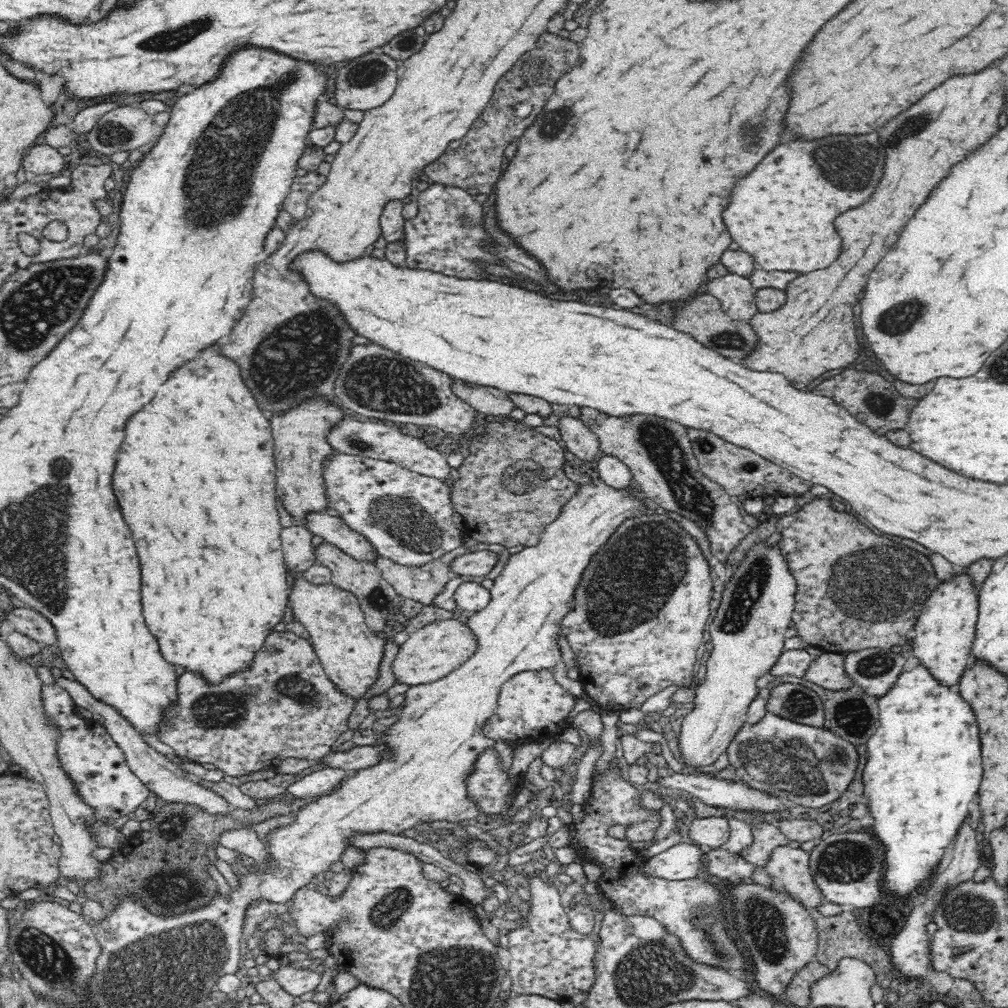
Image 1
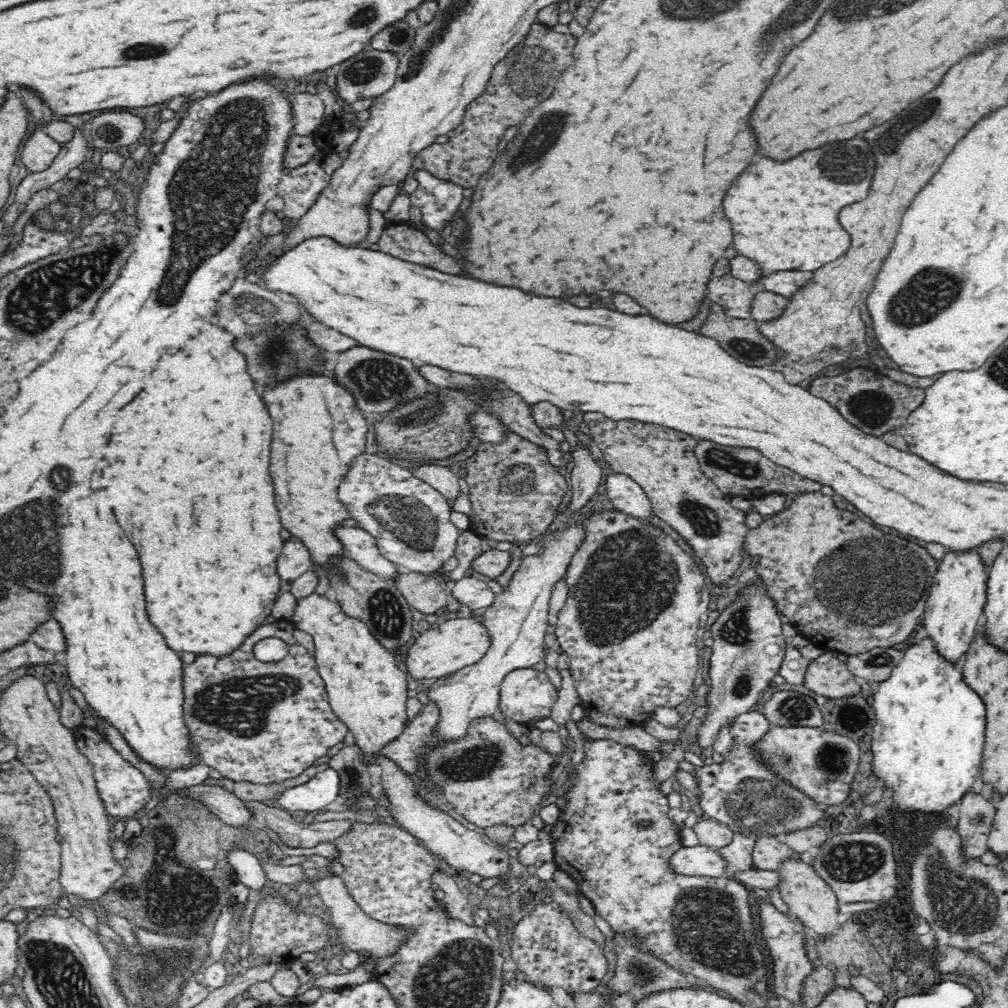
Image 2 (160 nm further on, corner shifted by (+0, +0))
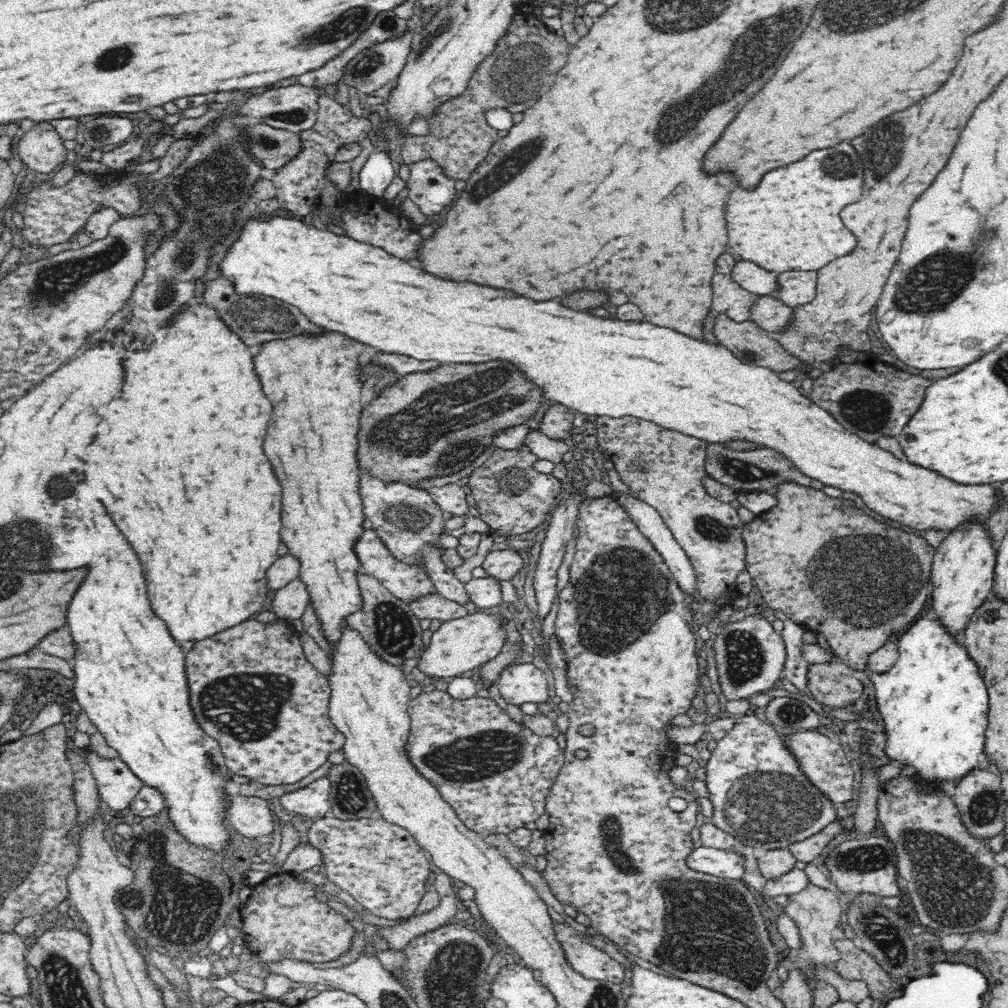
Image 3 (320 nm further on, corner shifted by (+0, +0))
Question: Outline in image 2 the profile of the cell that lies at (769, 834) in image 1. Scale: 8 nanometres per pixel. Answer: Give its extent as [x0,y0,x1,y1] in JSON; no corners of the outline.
[751,834,794,871]

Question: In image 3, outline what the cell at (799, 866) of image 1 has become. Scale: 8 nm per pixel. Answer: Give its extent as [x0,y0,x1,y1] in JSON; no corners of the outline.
[785,883,842,986]

